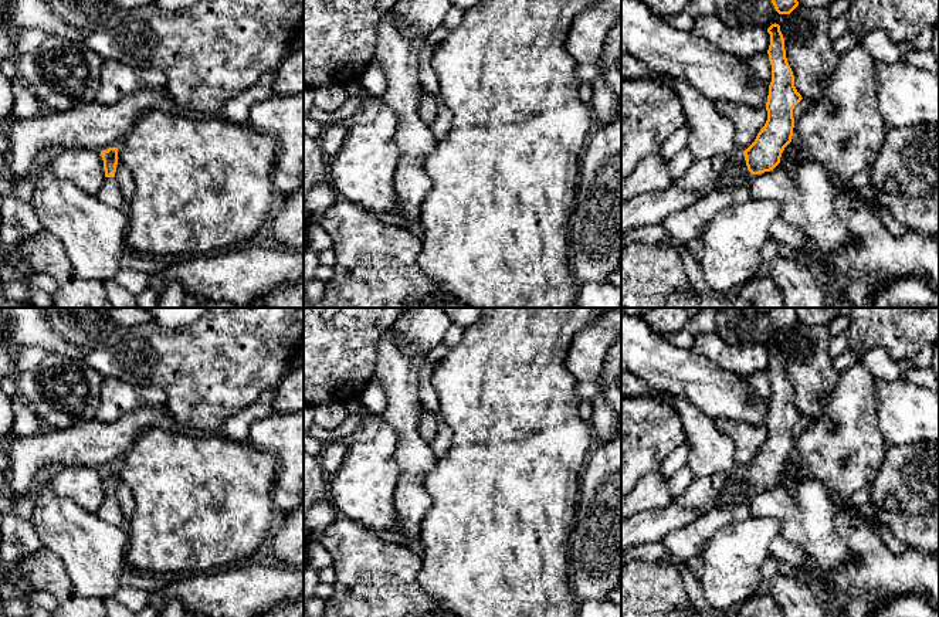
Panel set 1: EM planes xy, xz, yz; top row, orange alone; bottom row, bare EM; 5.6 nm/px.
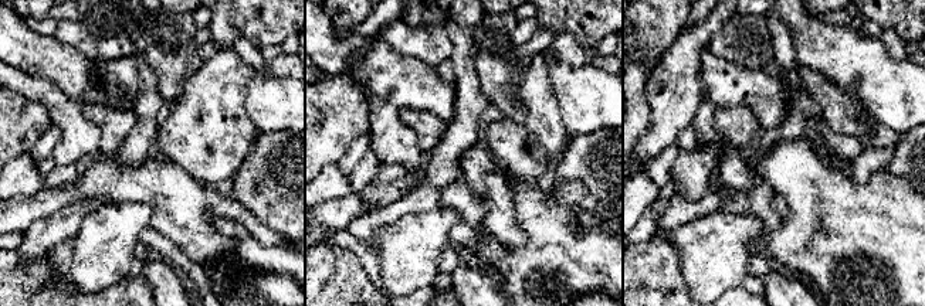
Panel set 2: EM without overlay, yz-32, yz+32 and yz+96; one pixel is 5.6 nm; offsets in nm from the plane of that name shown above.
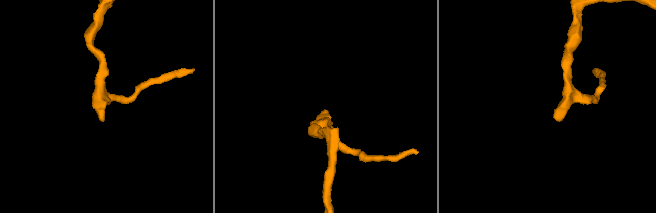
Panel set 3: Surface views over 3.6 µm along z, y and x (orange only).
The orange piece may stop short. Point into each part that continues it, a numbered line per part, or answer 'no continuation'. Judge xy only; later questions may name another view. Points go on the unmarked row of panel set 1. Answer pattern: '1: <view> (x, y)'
1: xy (109, 511)

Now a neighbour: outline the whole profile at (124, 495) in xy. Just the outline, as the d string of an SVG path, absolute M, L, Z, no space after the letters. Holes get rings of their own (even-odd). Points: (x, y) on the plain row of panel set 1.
M119 477L116 482L115 496L119 502L123 523L126 526L126 523L130 521L132 513L135 511L135 501L133 501L130 489L126 487L125 482L119 479Z

